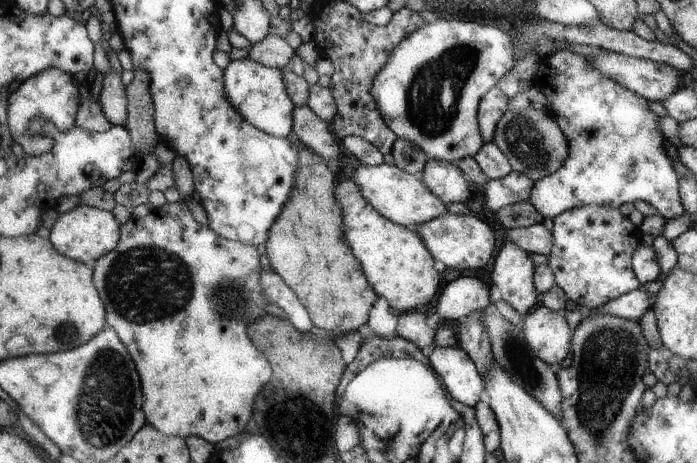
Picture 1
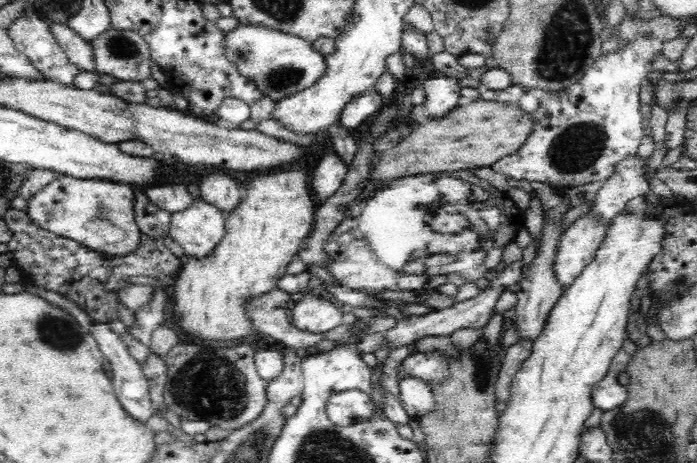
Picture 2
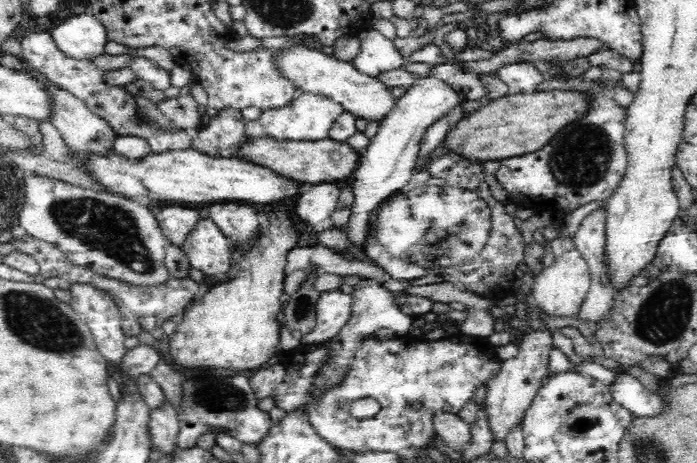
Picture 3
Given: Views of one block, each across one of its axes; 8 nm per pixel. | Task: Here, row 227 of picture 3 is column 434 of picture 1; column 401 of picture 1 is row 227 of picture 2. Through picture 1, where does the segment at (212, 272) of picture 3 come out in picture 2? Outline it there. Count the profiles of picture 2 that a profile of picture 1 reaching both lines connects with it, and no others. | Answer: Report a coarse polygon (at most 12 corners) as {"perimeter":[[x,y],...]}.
{"perimeter":[[204,199],[173,211],[169,236],[200,258],[225,235],[228,213]]}

